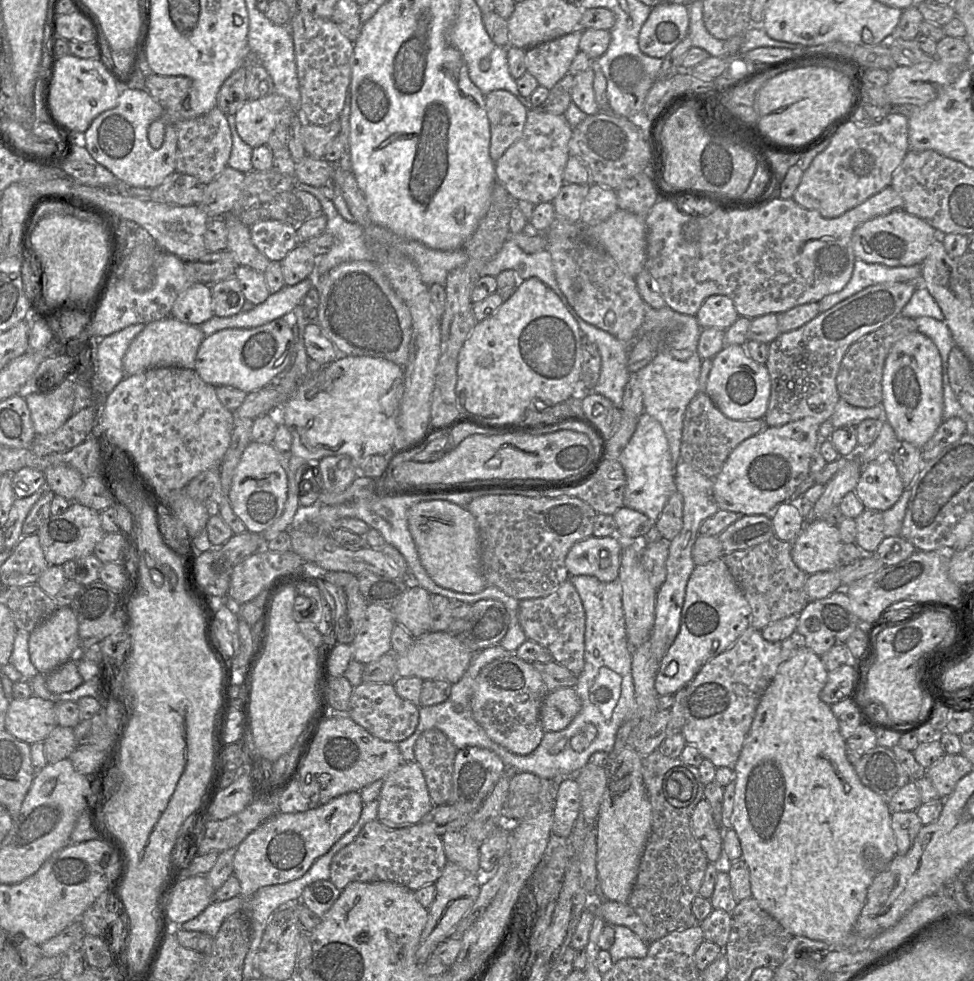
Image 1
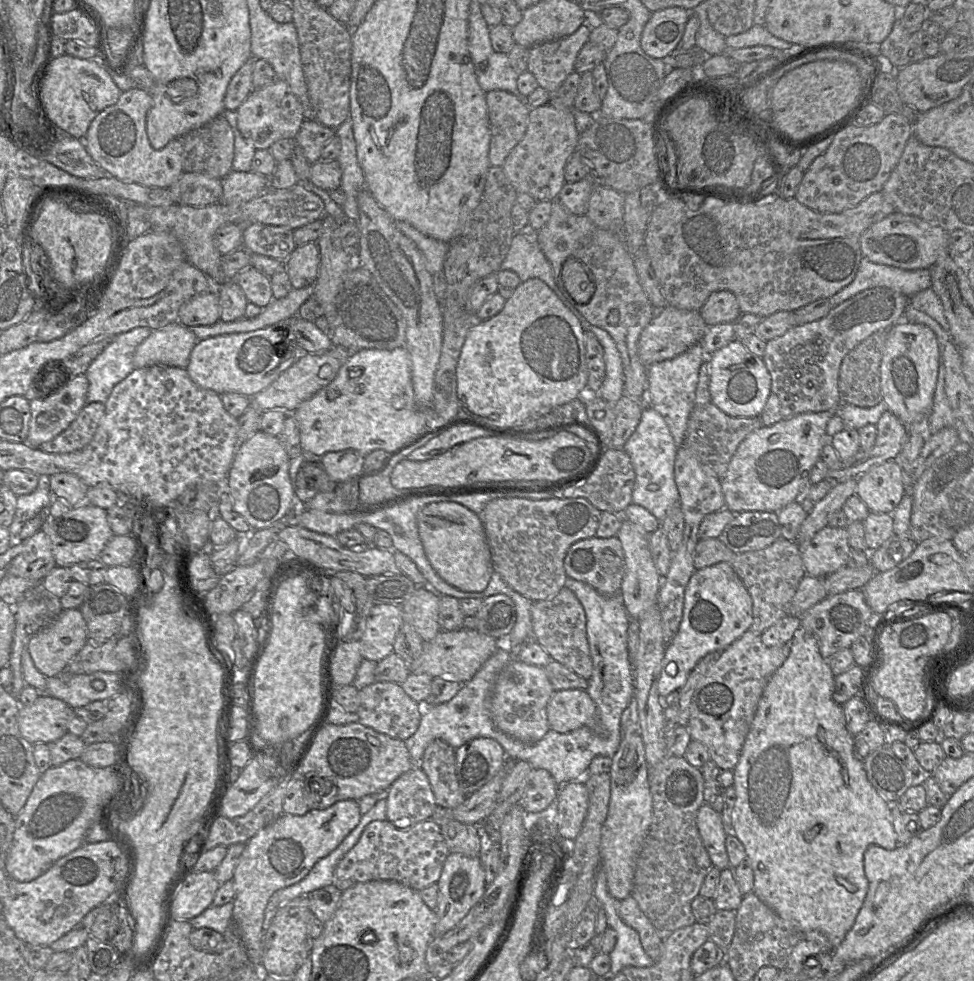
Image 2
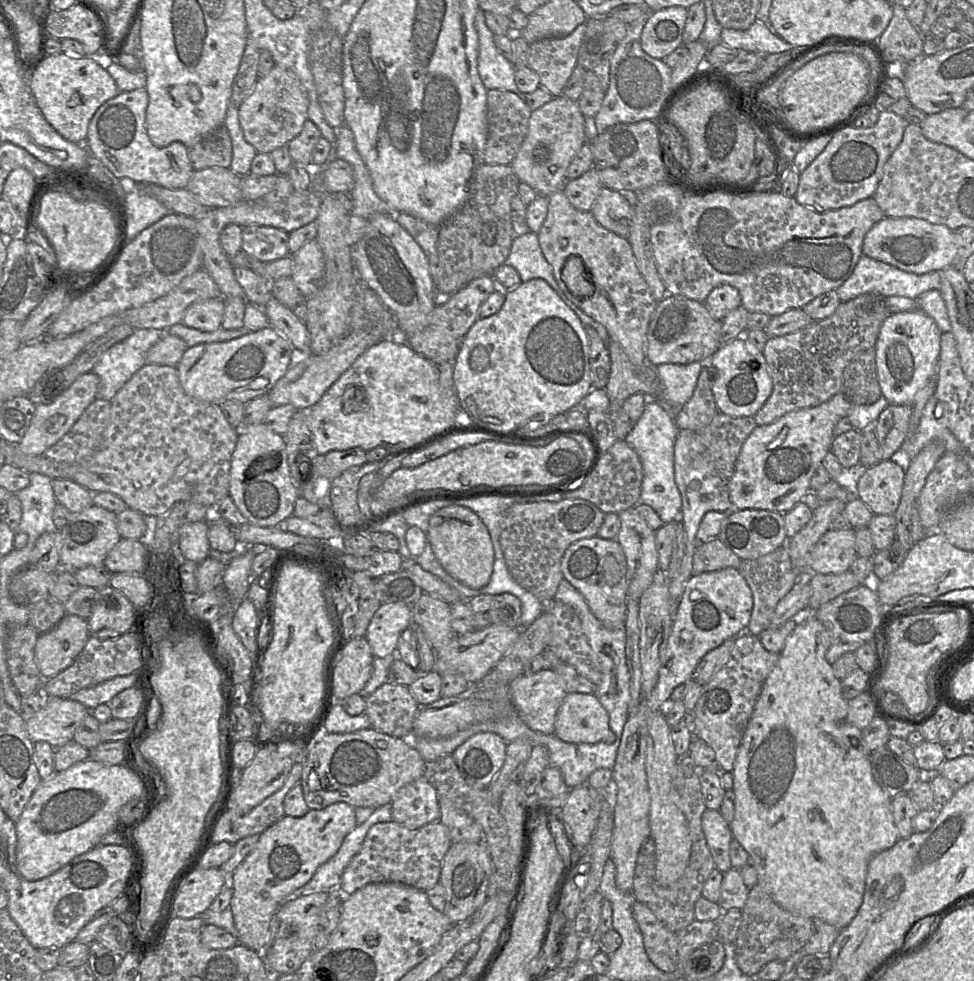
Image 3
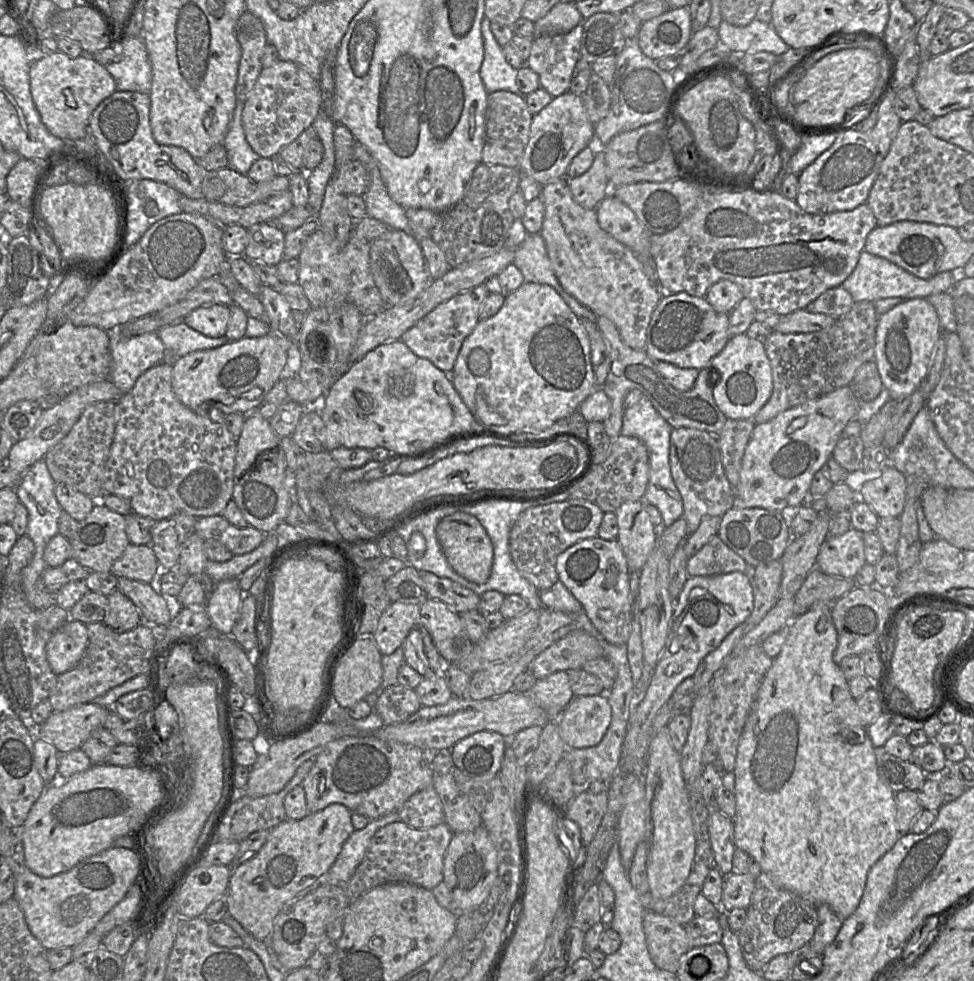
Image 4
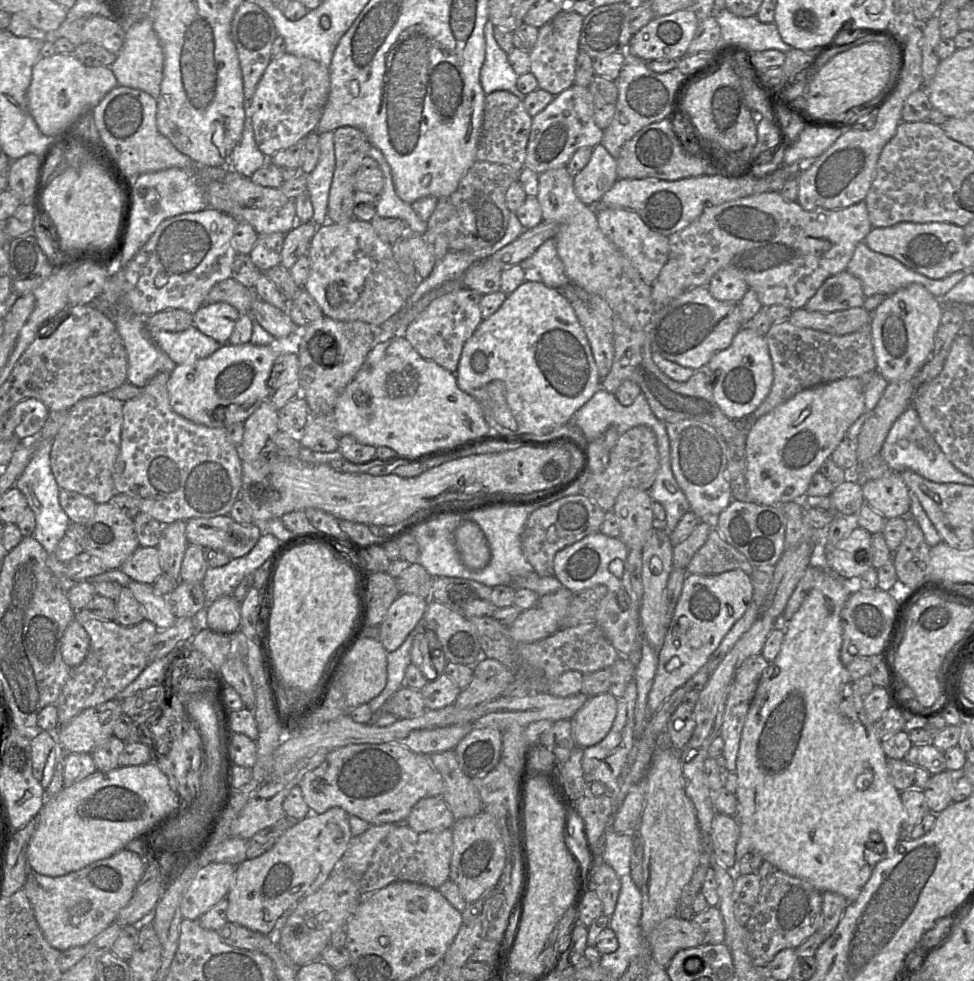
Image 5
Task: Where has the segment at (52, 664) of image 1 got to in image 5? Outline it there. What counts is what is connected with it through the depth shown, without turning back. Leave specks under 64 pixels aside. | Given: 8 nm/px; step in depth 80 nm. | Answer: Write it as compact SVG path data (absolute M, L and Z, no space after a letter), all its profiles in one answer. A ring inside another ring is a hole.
M73 620L65 630L61 640L63 661L71 668L79 666L86 658L90 646L90 636L83 626Z

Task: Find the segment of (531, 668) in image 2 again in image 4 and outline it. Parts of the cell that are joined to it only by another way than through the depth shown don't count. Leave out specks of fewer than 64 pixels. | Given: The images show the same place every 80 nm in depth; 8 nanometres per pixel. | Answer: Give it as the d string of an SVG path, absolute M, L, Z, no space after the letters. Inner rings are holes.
M566 671L537 680L530 693L546 711L550 721L556 721L575 696Z

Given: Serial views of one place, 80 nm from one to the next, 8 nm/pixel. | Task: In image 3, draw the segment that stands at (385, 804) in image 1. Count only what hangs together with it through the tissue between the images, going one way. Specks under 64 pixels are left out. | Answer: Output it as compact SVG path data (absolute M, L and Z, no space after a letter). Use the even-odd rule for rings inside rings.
M427 777L403 786L391 802L392 820L414 830L440 821L438 794Z

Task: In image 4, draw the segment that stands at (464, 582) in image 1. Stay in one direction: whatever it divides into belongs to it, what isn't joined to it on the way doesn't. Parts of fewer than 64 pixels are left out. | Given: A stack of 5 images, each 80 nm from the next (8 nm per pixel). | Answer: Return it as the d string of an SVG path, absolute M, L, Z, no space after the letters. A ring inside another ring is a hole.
M460 511L447 515L438 523L436 537L449 565L456 573L477 584L488 580L494 550L490 537L476 517Z

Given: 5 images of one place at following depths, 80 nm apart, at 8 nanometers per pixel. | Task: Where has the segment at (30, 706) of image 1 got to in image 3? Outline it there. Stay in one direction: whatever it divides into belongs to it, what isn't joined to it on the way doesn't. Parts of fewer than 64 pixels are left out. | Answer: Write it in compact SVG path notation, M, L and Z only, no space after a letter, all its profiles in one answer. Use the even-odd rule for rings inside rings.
M47 696L45 707L25 721L26 730L33 742L45 741L58 748L74 740L76 729L89 712L80 702Z

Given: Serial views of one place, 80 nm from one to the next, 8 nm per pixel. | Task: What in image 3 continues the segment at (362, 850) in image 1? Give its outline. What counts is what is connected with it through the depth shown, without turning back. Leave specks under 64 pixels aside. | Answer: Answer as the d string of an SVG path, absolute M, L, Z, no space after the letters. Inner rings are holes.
M390 821L376 823L368 830L360 851L345 868L337 890L349 896L369 883L400 882L426 891L439 883L442 861L452 842L448 829L435 821L409 830Z

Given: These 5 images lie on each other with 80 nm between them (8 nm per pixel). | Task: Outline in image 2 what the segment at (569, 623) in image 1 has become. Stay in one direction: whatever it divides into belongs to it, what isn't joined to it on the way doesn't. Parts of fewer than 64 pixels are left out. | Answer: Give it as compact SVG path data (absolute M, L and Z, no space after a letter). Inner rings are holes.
M565 586L552 598L533 601L531 606L532 635L550 655L577 675L588 680L593 671L586 635L586 616L575 594Z

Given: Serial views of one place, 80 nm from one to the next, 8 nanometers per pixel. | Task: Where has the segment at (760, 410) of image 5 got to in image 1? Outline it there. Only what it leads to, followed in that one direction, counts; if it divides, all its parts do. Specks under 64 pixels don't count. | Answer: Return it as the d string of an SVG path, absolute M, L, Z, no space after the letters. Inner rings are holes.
M908 281L885 282L866 287L832 308L819 313L814 319L798 329L780 333L770 342L768 344L768 358L765 363L771 379L770 398L763 418L766 425L768 427L782 426L804 418L813 418L821 425L830 419L840 399L836 388L836 376L844 354L852 344L901 316L902 309L918 286L923 285L916 281Z

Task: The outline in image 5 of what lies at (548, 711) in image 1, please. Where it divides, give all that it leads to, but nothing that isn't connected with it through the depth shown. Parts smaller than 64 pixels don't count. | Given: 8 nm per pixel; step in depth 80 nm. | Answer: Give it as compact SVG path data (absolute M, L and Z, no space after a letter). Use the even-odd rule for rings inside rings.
M609 691L589 697L570 719L574 741L579 747L599 743L608 734L617 713L617 698Z

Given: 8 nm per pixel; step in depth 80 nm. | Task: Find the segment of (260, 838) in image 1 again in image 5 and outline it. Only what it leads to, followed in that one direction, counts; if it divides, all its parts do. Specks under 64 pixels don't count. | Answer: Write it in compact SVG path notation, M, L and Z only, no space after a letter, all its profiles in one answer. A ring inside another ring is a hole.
M340 807L294 821L264 854L248 859L236 866L236 875L227 894L227 921L263 935L273 935L276 921L284 912L293 908L303 897L316 891L338 868L339 861L352 837L349 815Z

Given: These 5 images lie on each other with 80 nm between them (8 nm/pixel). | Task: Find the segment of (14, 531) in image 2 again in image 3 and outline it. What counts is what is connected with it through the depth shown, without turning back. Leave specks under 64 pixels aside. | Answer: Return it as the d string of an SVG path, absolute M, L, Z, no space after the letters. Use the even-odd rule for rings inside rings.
M30 473L29 485L15 495L22 505L22 518L18 531L28 535L27 544L34 548L37 539L45 532L56 531L53 511L57 505L52 480L40 473Z

